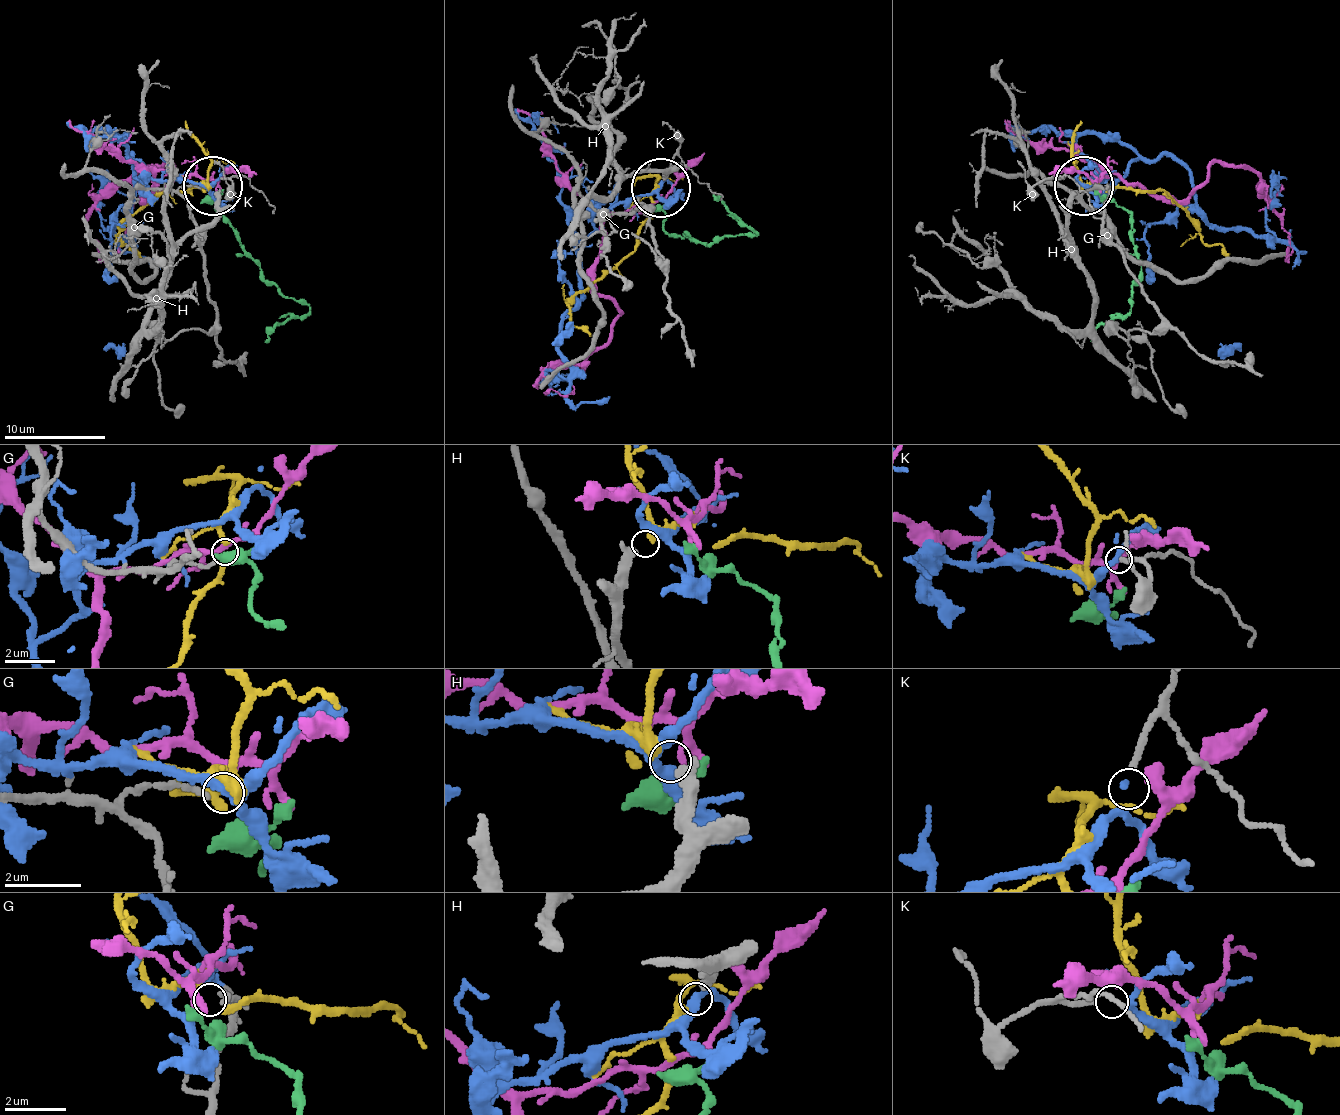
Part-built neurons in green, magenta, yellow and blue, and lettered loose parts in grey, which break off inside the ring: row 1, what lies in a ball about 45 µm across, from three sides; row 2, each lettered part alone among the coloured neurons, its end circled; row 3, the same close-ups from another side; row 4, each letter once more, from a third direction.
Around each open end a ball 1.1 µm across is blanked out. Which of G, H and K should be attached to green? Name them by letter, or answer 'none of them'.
none of them

